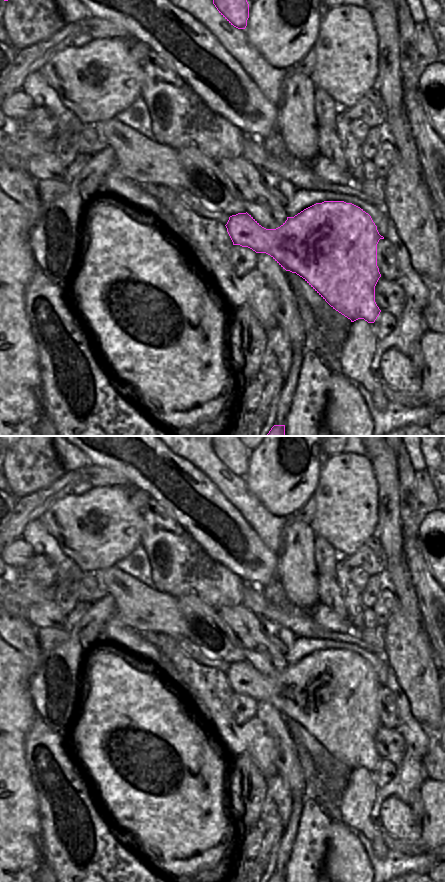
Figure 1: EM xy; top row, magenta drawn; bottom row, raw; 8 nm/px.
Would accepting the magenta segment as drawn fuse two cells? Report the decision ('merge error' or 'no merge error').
no merge error

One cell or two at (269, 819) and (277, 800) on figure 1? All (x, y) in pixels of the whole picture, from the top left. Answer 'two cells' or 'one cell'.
one cell

